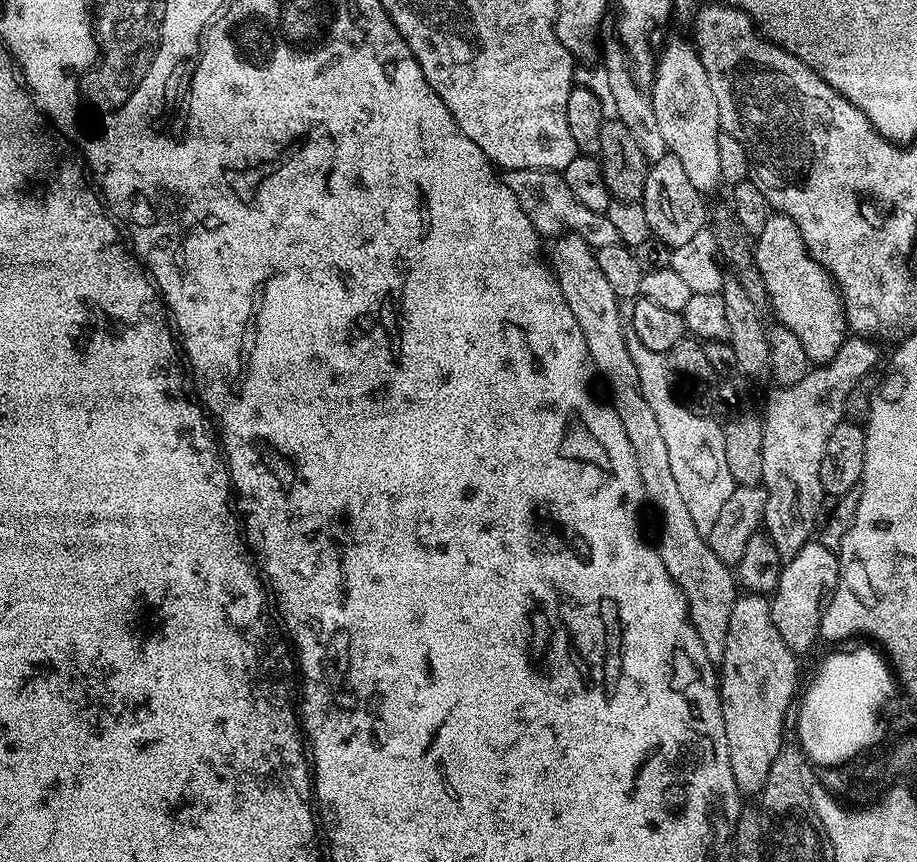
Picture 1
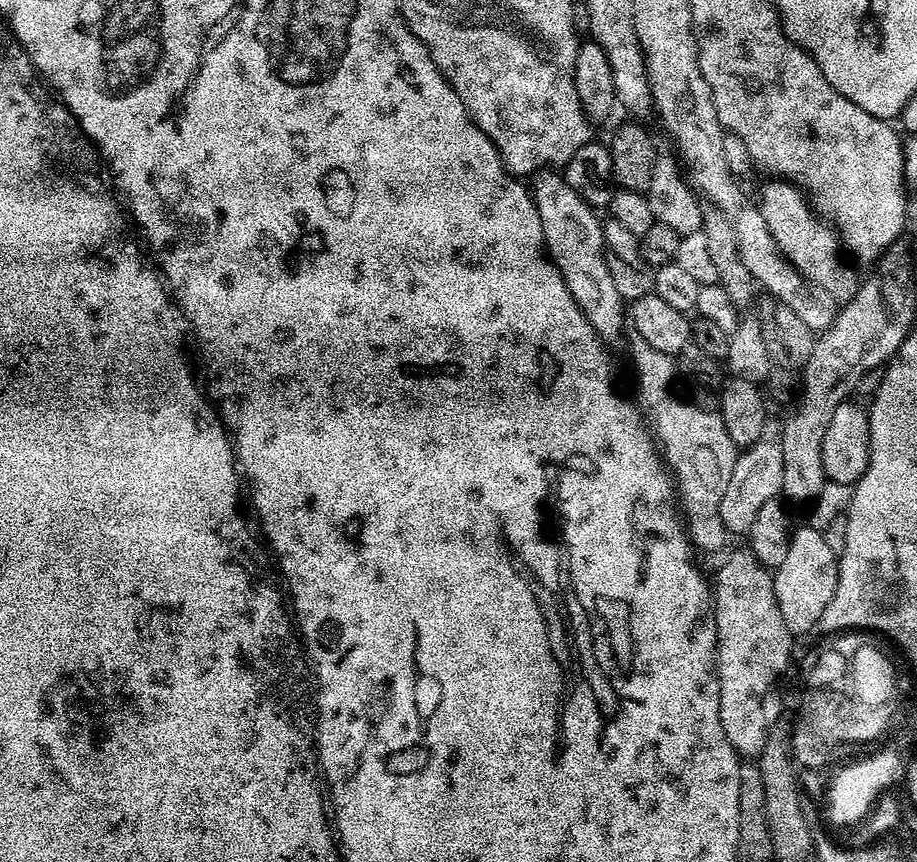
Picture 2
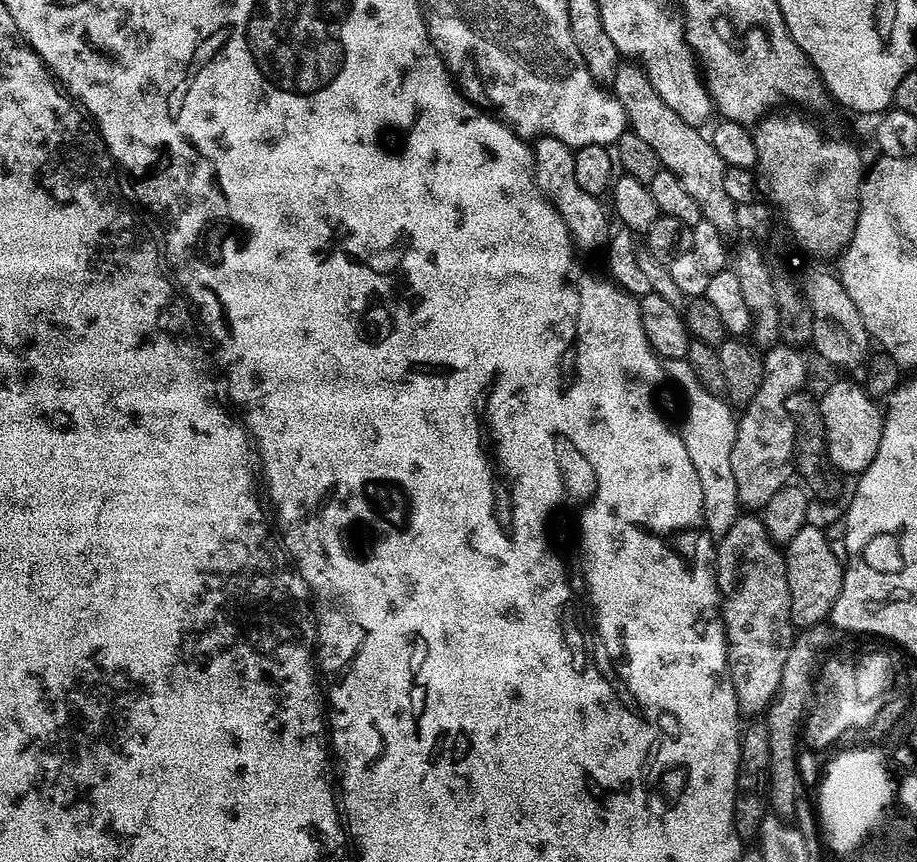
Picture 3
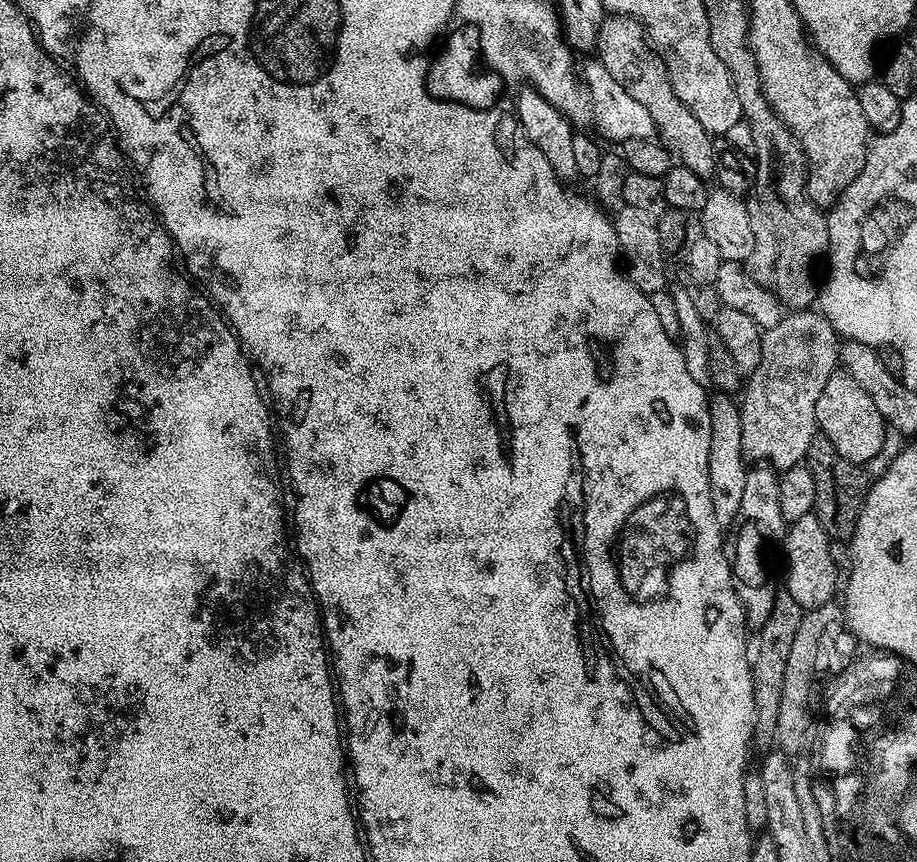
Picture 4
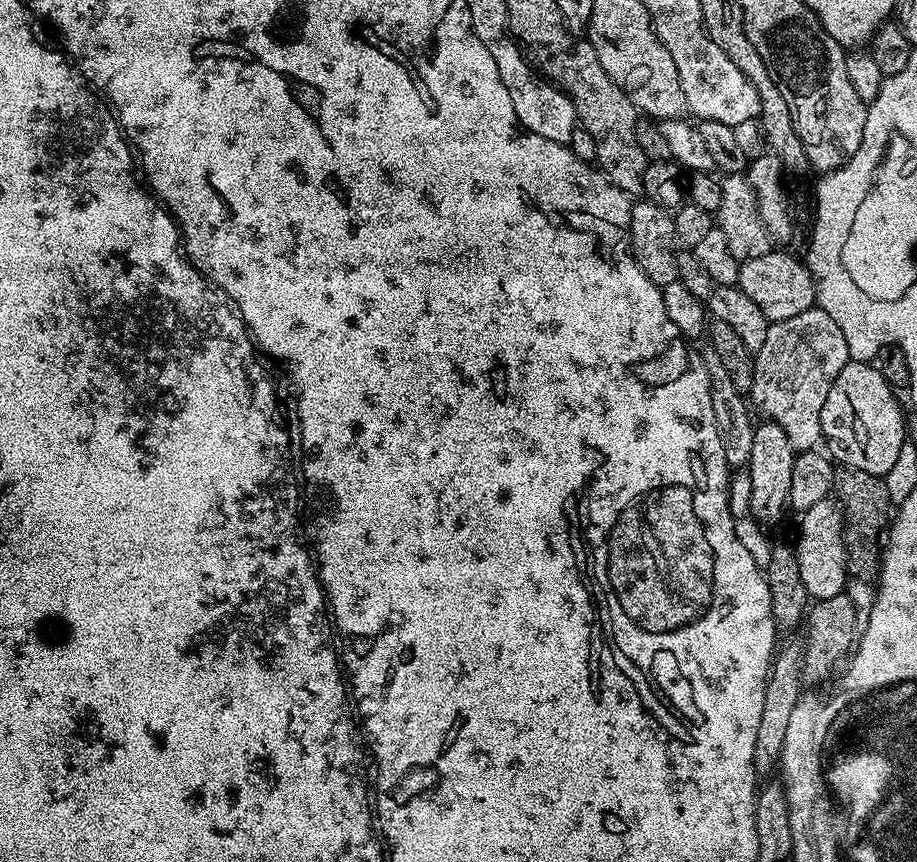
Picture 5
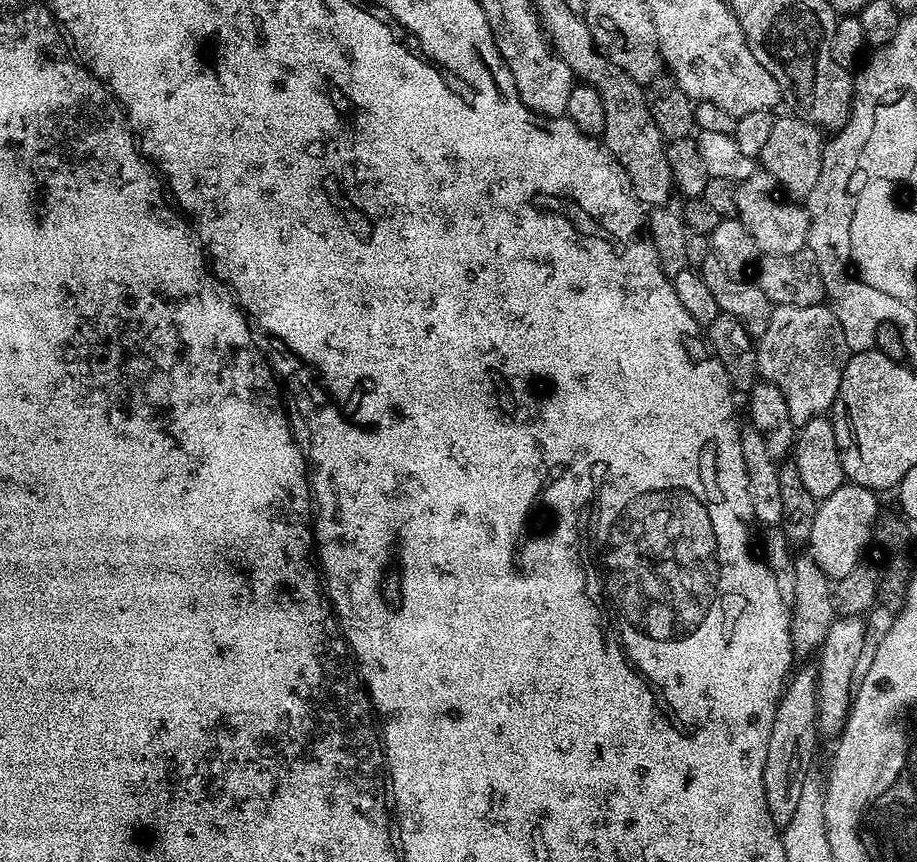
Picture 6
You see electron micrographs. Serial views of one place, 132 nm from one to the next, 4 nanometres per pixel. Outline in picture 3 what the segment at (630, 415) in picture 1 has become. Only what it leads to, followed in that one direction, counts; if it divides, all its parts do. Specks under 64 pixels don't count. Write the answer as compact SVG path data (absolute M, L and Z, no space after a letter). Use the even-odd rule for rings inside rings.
M538 136L535 137L534 143L531 145L532 149L532 176L536 180L536 185L540 188L540 191L547 196L548 200L553 204L554 207L558 210L558 214L562 218L562 222L566 222L566 226L568 227L568 233L572 235L572 242L576 245L577 249L581 253L584 252L592 252L595 248L603 249L605 247L606 241L610 235L610 227L608 228L608 216L609 213L606 211L604 213L604 208L600 203L602 203L601 197L598 196L591 196L590 194L586 194L586 190L582 190L582 186L578 186L578 182L574 182L574 151L571 148L566 146L566 142L562 142L558 138L554 138L553 136Z

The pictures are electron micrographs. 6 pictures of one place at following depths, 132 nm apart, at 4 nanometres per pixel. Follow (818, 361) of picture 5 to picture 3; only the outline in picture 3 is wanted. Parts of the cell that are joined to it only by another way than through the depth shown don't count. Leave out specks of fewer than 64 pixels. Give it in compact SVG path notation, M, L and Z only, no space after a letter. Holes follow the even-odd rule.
M783 342L767 349L763 353L762 386L758 386L754 398L743 405L741 412L744 413L739 413L734 450L730 450L730 470L734 470L737 501L748 507L745 509L763 509L764 504L778 494L793 475L796 422L788 396L795 397L795 392L808 380L808 360L800 352L803 351L799 347Z

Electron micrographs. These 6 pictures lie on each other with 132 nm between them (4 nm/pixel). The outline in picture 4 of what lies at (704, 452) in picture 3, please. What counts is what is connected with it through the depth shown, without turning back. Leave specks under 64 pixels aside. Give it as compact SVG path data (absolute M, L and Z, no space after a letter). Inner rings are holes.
M716 394L708 401L710 410L710 502L714 502L714 518L721 526L731 526L742 502L748 468L742 450L742 418L739 403L731 395Z

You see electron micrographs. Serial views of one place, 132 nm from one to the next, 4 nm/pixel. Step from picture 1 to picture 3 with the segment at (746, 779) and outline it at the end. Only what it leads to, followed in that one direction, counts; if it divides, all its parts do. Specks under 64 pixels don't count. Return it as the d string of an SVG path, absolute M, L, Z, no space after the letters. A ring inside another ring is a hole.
M737 515L721 536L724 537L714 548L714 563L716 585L722 594L720 616L724 620L724 637L728 643L728 673L741 713L761 713L780 688L782 666L786 666L786 654L794 639L788 561L770 538L759 515Z

